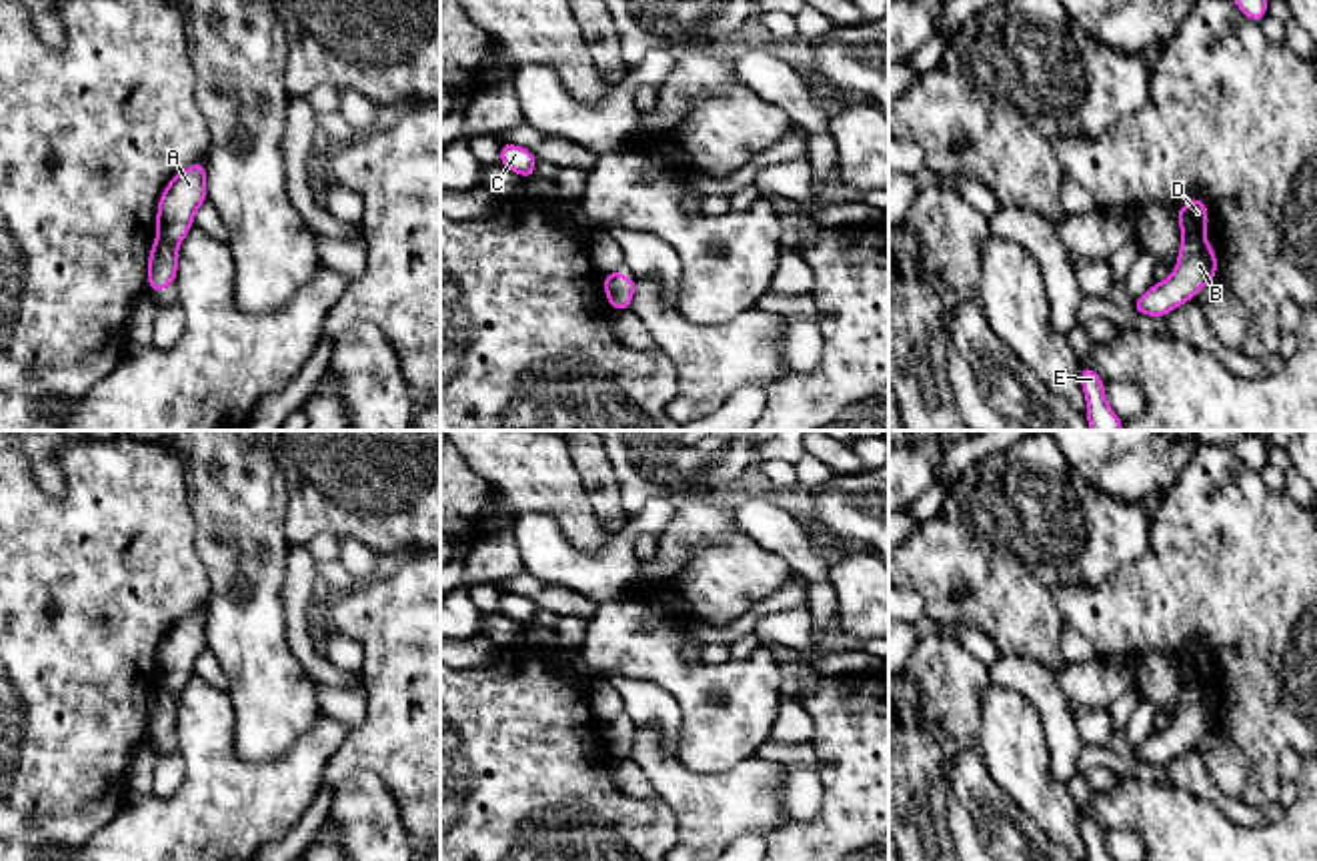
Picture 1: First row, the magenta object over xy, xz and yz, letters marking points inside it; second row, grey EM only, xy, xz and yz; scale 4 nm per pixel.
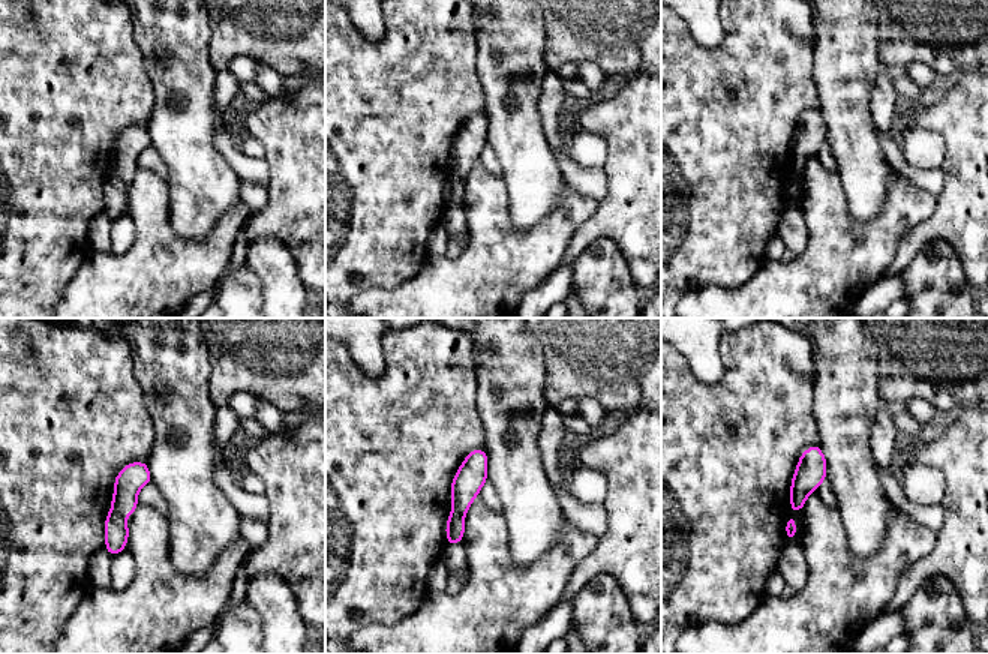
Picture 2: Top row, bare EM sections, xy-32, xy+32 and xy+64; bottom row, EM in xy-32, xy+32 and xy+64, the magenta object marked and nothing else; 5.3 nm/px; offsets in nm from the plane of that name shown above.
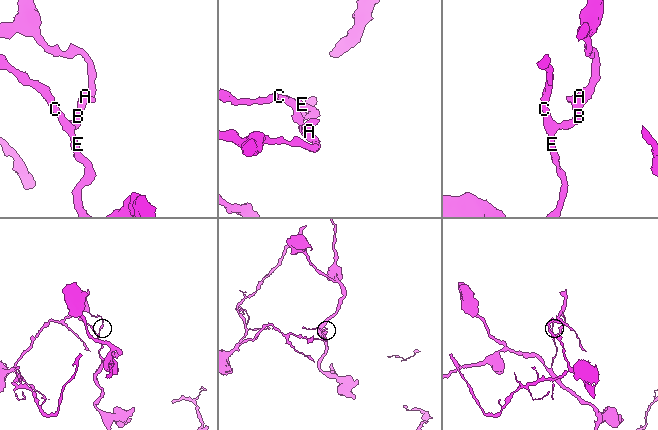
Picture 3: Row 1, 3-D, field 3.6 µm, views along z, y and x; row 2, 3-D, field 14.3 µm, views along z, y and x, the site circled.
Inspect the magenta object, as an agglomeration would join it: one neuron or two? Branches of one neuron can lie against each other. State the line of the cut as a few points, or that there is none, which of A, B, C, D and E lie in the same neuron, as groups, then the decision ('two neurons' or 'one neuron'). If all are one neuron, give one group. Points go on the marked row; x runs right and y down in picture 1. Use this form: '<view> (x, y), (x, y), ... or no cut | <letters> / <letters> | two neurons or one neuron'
xy (157, 235), (177, 249) | A D / B C E | two neurons

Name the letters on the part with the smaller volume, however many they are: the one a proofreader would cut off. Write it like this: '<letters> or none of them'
B, C, E

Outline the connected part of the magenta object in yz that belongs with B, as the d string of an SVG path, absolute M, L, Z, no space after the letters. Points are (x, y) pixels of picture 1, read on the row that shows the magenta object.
M1187 236L1177 252L1177 266L1163 282L1155 282L1133 310L1149 316L1165 316L1187 300L1193 300L1203 286L1217 276L1217 252L1205 238Z

